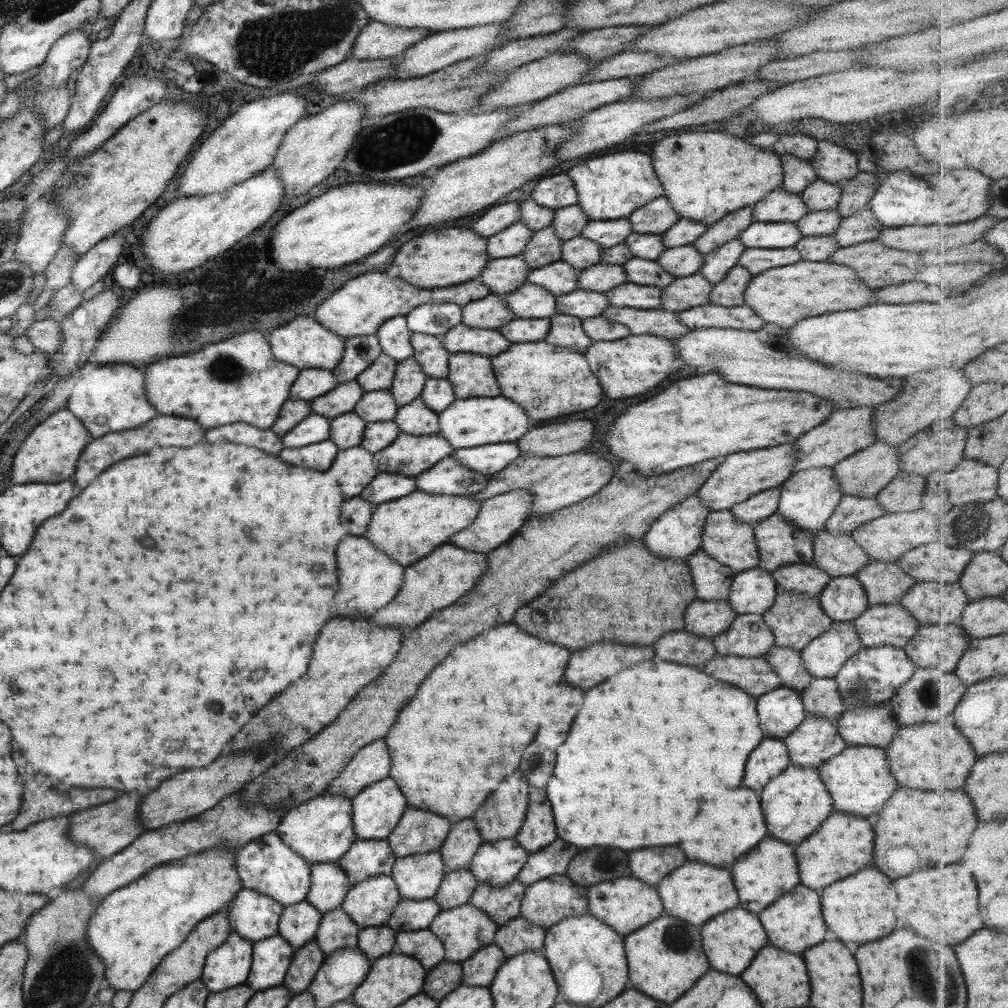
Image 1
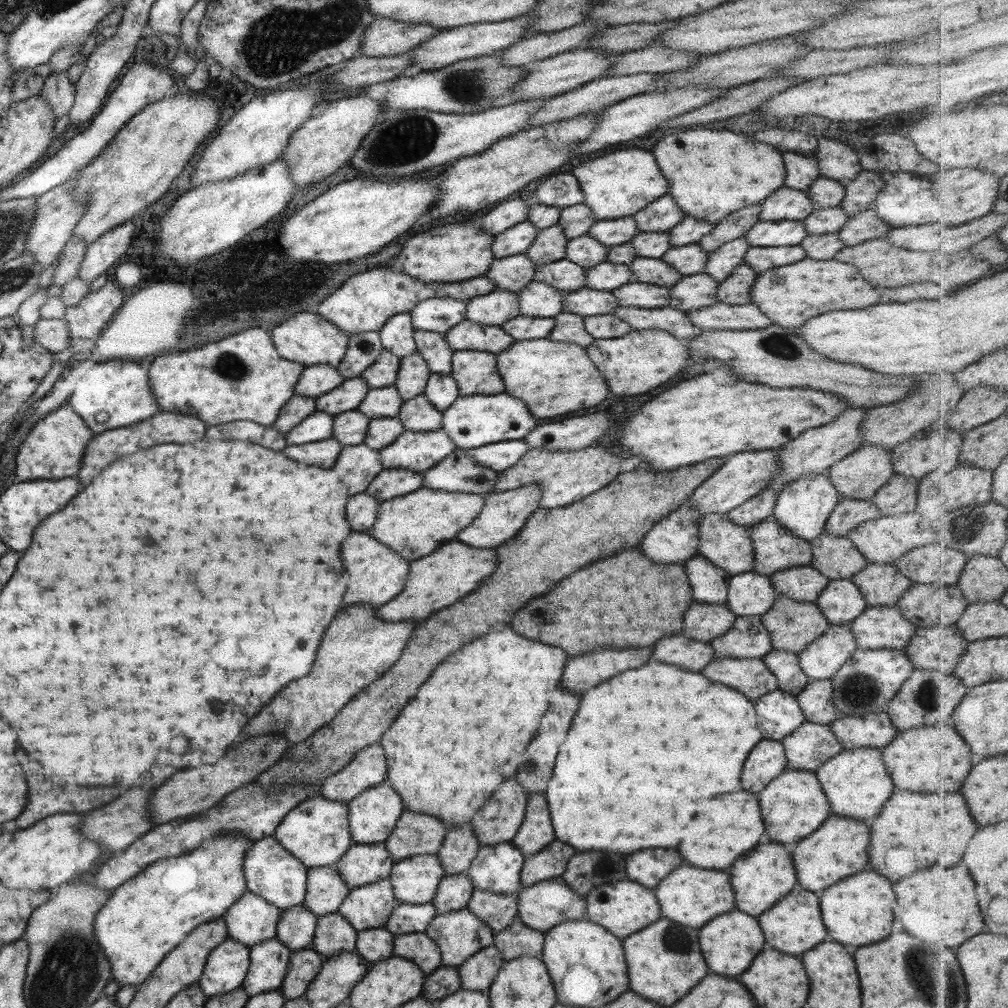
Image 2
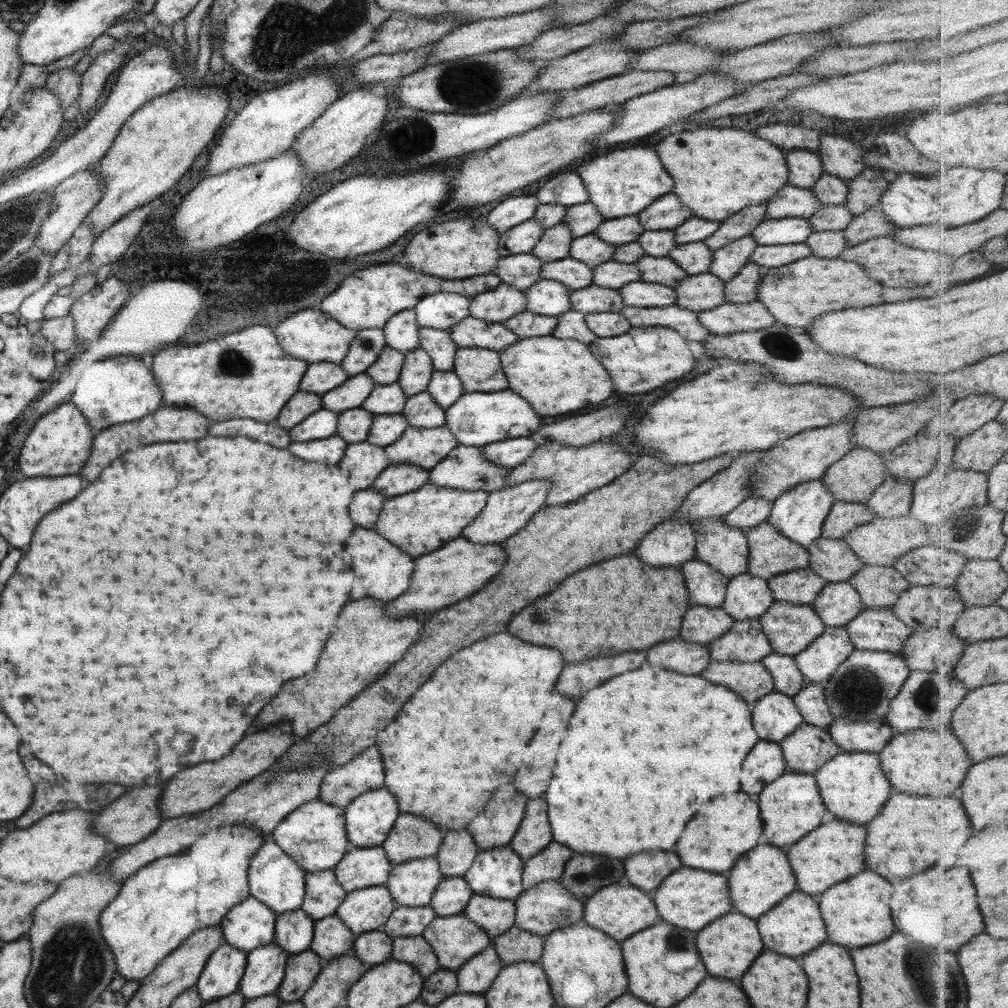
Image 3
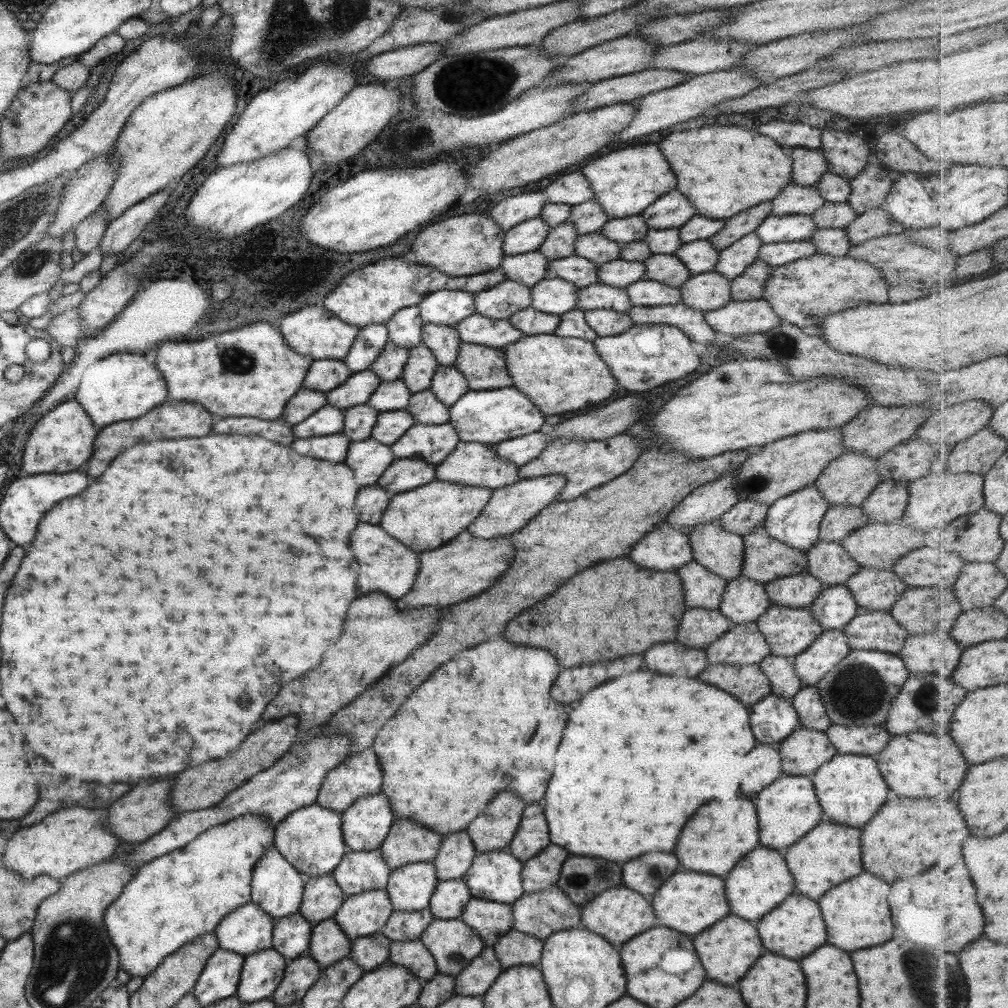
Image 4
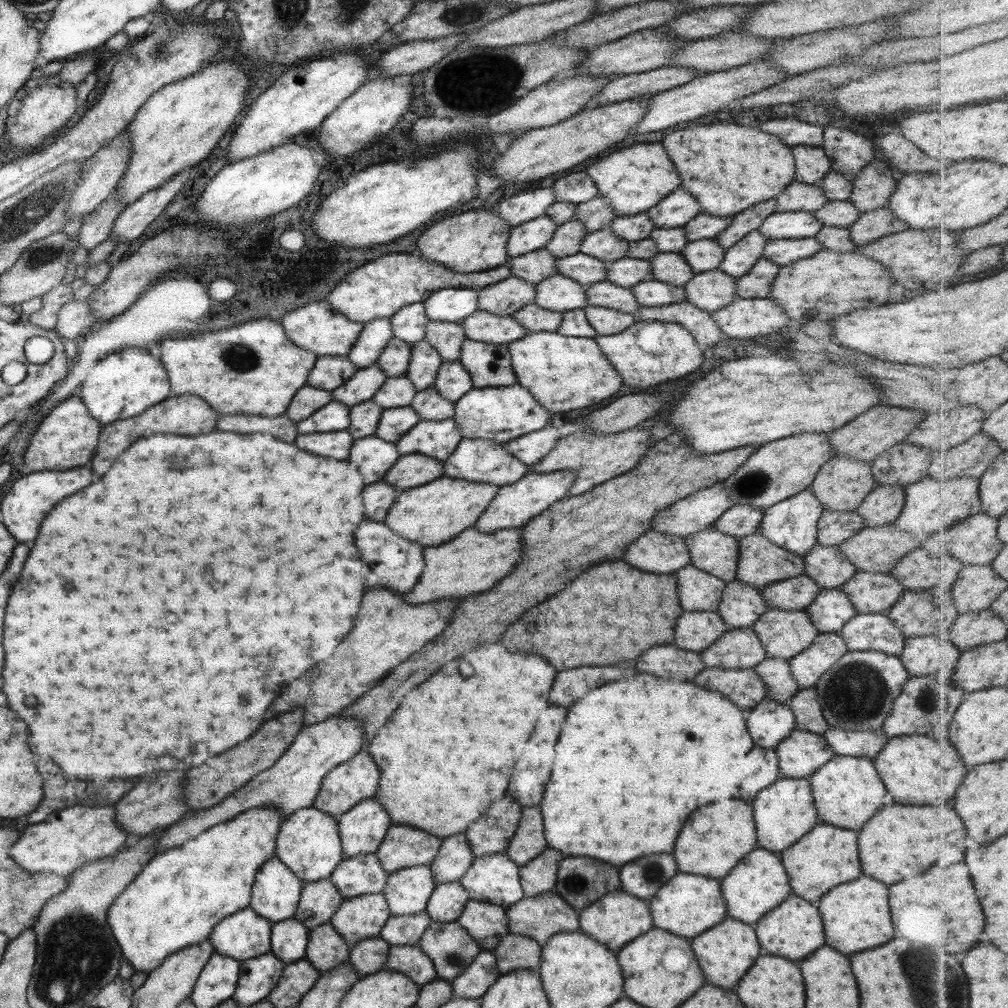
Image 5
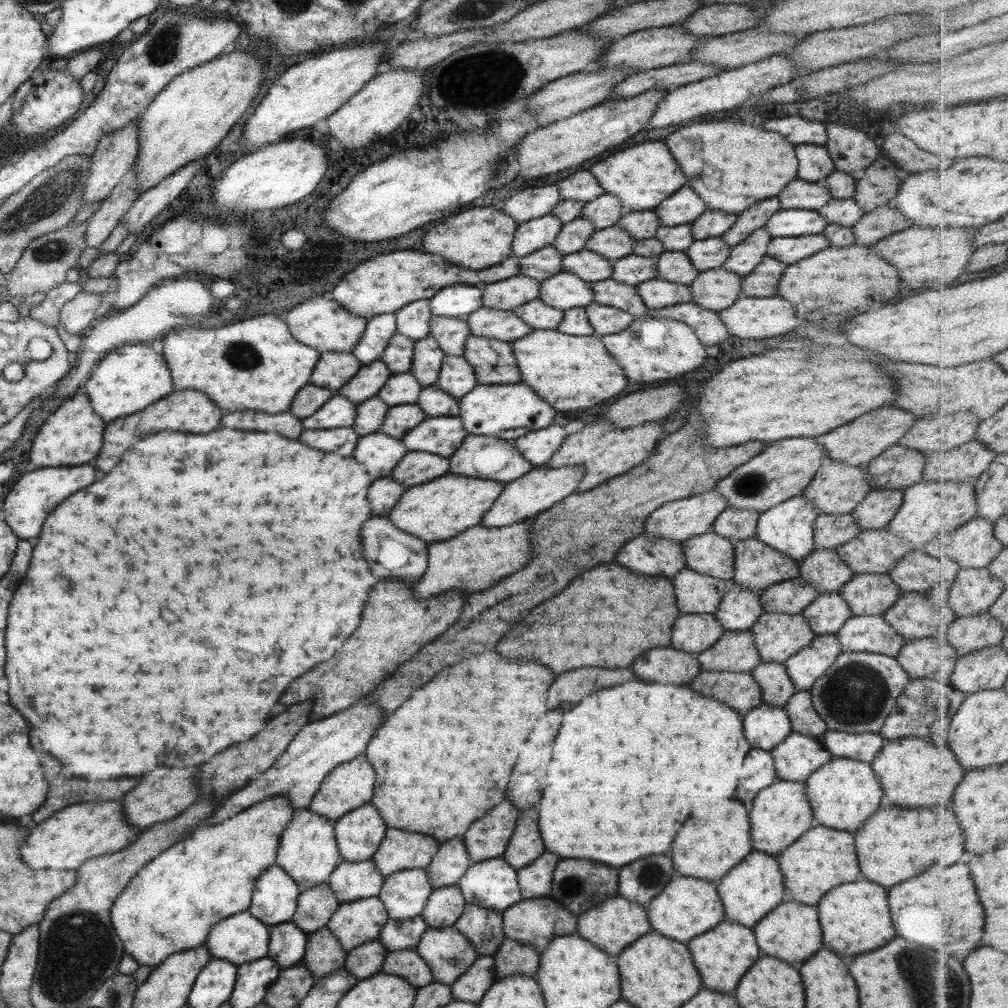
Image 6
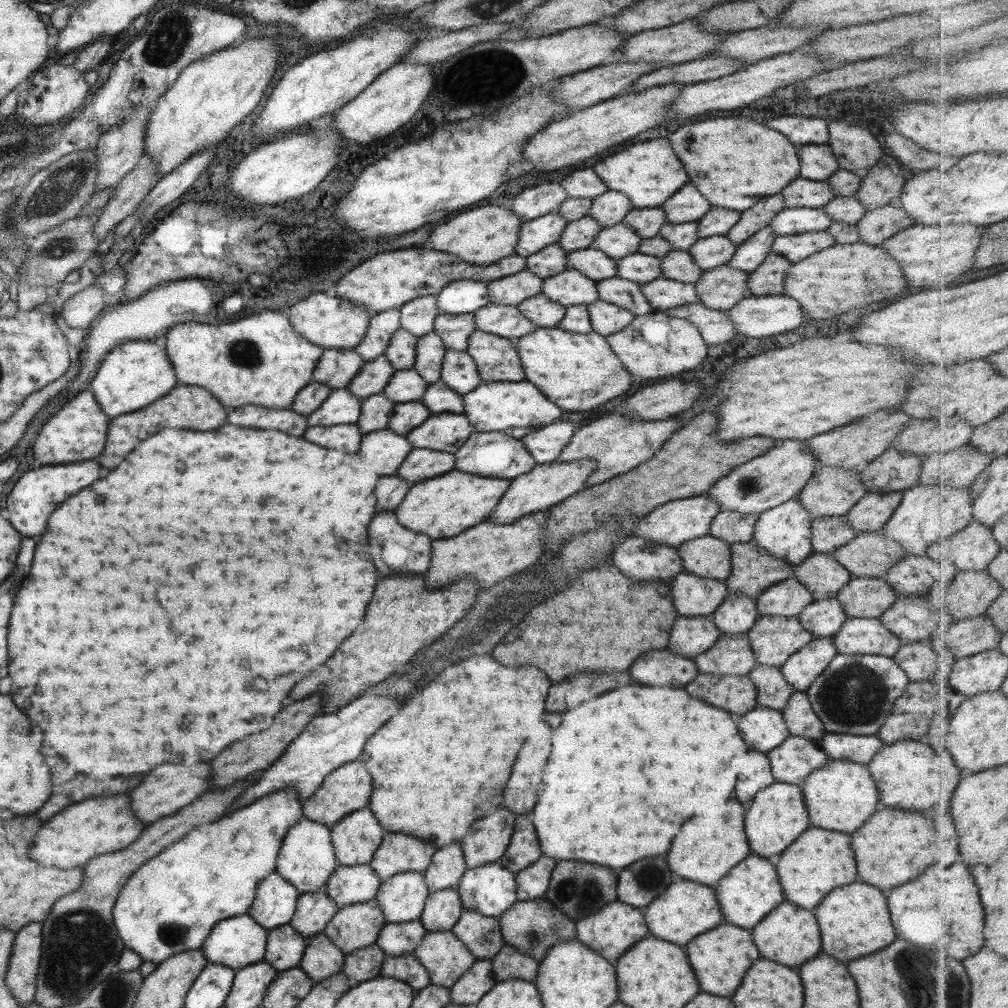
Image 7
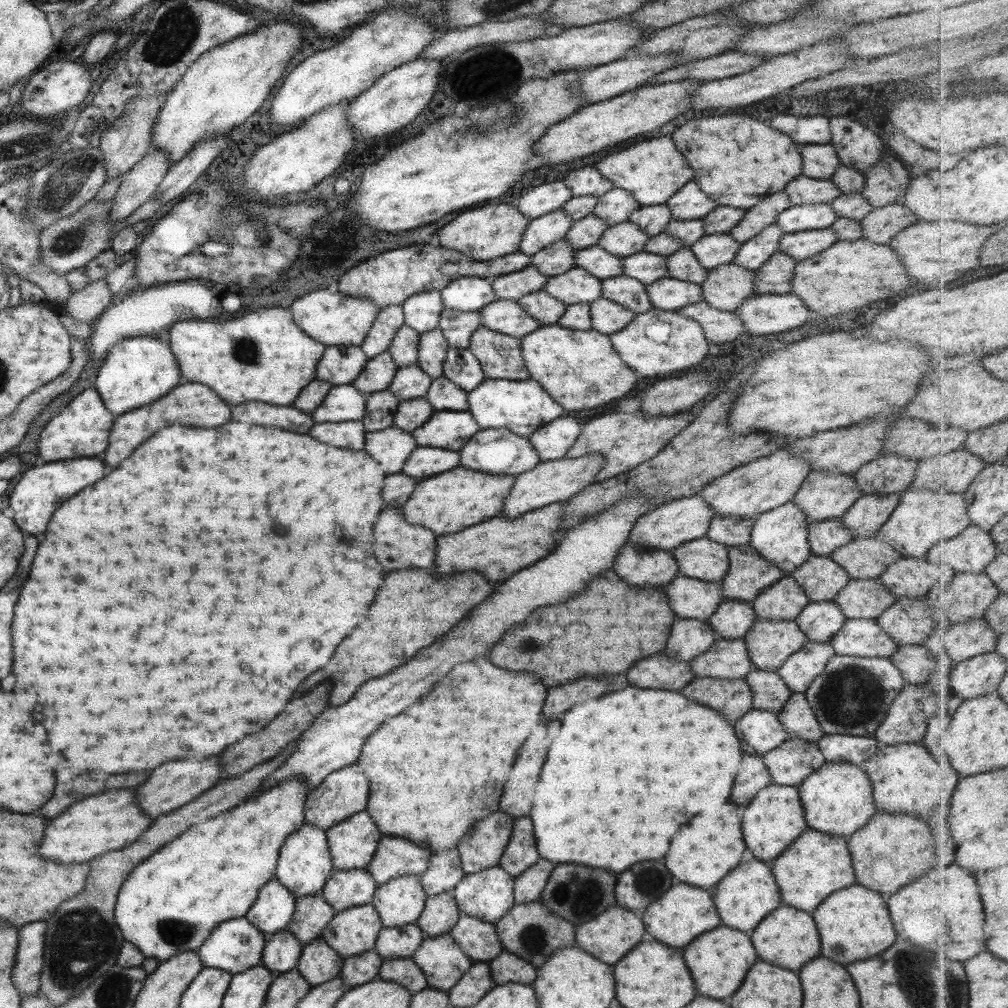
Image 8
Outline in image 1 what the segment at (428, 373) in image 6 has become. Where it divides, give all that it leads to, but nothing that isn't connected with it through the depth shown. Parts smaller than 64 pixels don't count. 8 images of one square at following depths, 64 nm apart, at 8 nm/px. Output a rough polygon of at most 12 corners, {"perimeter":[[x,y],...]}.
{"perimeter":[[412,356],[396,364],[389,390],[399,407],[419,396],[425,374]]}

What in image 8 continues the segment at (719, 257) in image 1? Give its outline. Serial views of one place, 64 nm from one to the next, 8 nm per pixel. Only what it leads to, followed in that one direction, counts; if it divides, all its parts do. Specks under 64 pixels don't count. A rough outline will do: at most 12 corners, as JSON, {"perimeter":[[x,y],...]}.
{"perimeter":[[775,224],[743,241],[731,263],[757,271],[778,251]]}

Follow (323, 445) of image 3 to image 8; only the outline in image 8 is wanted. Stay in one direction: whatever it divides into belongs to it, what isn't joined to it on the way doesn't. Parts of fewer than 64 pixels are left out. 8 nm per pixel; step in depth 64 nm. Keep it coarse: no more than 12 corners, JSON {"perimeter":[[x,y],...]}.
{"perimeter":[[360,420],[315,423],[311,438],[347,450],[361,450]]}

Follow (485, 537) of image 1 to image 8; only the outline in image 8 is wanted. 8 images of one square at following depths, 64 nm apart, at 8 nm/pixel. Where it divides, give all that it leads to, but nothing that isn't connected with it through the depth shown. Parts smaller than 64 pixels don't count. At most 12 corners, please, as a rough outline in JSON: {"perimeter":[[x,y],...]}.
{"perimeter":[[604,457],[539,461],[516,475],[498,515],[561,503],[593,483]]}

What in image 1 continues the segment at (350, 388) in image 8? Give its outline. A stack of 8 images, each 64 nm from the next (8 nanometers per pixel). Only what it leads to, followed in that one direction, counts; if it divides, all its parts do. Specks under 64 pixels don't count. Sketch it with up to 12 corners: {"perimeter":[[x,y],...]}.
{"perimeter":[[311,413],[283,435],[285,448],[329,438],[329,419]]}

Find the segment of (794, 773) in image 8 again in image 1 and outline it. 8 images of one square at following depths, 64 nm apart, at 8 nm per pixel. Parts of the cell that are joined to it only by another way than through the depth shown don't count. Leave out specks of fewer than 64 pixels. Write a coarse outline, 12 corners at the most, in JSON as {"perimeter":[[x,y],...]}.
{"perimeter":[[806,715],[781,741],[789,764],[817,769],[846,747],[835,722]]}

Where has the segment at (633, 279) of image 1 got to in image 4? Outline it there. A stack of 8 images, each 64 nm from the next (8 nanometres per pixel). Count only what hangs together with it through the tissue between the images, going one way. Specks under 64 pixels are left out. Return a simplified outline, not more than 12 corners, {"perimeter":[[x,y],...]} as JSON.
{"perimeter":[[675,255],[643,261],[645,280],[677,289],[691,275]]}

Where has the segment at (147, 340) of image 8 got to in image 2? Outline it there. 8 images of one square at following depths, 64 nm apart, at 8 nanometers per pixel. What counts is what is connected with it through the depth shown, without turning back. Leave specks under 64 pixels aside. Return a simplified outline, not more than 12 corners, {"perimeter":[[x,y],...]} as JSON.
{"perimeter":[[111,360],[68,405],[96,435],[159,410],[147,370]]}

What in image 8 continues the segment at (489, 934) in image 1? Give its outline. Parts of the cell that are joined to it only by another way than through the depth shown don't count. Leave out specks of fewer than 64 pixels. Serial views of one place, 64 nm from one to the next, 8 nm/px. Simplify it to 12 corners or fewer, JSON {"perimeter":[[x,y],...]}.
{"perimeter":[[448,933],[424,938],[410,959],[426,986],[448,991],[473,963]]}

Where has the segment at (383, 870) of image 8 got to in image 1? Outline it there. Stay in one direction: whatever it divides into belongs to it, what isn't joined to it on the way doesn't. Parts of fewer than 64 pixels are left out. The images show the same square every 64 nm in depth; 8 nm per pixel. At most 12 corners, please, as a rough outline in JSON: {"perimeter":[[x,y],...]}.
{"perimeter":[[406,807],[386,838],[396,858],[438,850],[451,824]]}

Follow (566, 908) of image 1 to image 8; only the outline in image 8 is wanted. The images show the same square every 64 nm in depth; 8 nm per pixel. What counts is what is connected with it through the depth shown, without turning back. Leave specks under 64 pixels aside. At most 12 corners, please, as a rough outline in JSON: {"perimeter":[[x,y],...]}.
{"perimeter":[[538,900],[494,923],[502,950],[537,969],[575,944],[574,926]]}

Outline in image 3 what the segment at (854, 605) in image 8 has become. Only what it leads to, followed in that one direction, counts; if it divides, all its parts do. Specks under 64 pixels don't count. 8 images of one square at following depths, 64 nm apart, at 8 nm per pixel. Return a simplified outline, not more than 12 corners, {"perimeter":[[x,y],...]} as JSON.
{"perimeter":[[865,565],[846,581],[864,608],[890,608],[910,585],[894,568]]}

